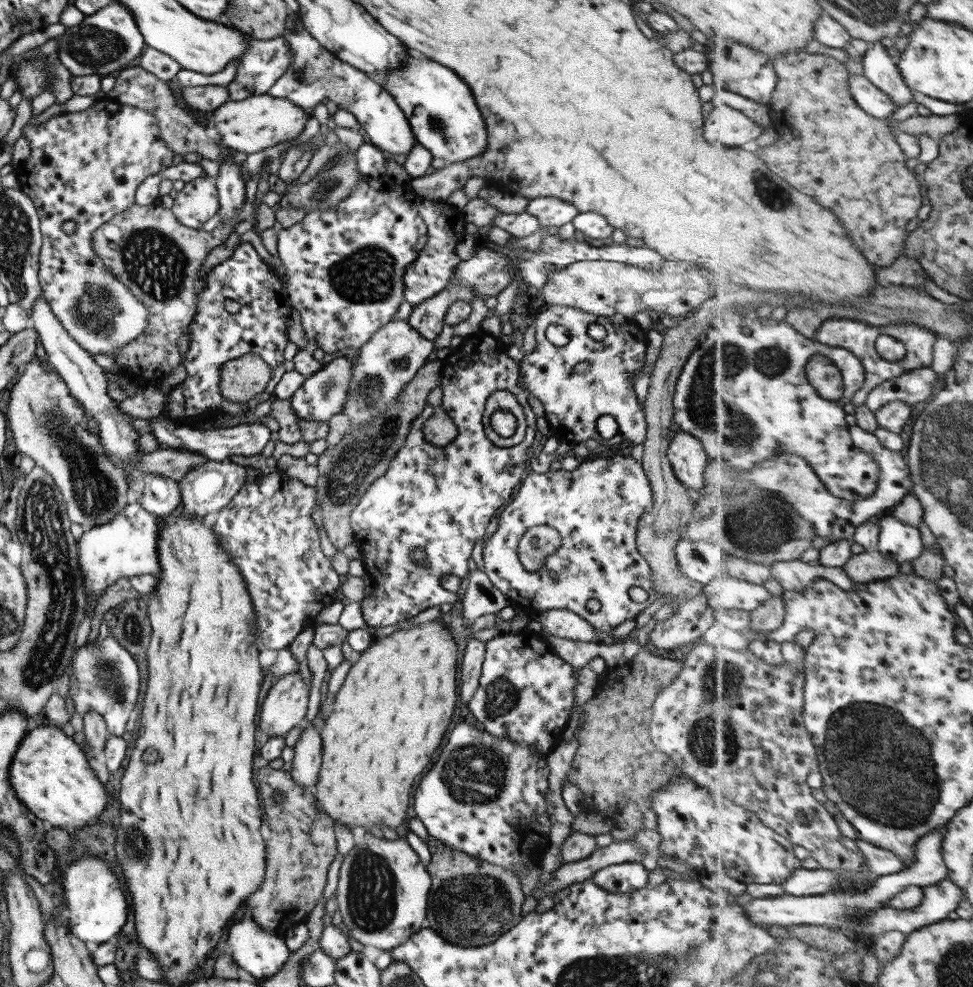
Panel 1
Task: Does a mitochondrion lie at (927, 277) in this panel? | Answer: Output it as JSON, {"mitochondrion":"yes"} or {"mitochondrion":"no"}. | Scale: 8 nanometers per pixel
{"mitochondrion":"no"}

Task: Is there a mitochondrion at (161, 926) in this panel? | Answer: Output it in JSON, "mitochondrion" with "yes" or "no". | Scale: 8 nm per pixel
{"mitochondrion":"no"}

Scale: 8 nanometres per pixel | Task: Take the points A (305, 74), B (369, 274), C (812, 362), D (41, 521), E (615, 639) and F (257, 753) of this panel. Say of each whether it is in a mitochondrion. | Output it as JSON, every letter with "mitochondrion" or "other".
{"A":"mitochondrion","B":"mitochondrion","C":"mitochondrion","D":"mitochondrion","E":"other","F":"other"}

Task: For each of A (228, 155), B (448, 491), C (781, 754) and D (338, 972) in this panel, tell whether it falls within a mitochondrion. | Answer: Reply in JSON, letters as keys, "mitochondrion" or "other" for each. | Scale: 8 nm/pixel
{"A":"other","B":"other","C":"other","D":"other"}

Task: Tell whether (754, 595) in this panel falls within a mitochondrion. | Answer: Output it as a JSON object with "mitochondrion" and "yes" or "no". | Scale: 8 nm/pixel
{"mitochondrion":"no"}

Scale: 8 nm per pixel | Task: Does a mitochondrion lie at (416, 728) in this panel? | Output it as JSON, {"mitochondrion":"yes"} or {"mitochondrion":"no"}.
{"mitochondrion":"no"}

